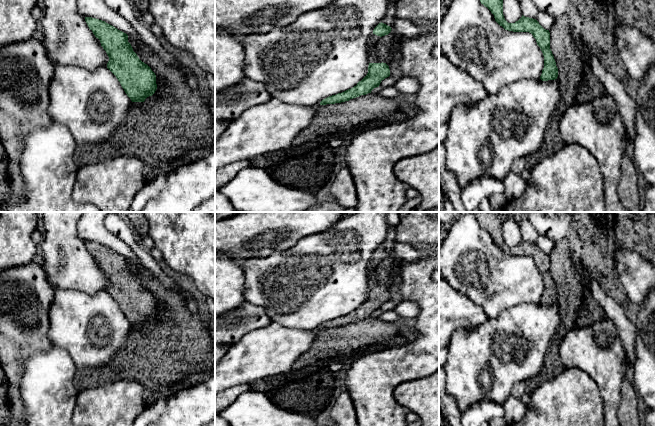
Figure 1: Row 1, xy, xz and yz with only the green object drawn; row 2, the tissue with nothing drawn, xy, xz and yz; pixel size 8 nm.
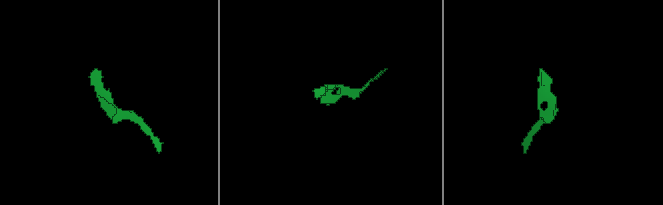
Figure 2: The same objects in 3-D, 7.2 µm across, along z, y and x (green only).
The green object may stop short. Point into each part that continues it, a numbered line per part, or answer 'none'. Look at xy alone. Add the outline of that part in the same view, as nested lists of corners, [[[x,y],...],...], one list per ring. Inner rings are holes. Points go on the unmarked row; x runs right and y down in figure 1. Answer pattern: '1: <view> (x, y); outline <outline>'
none

